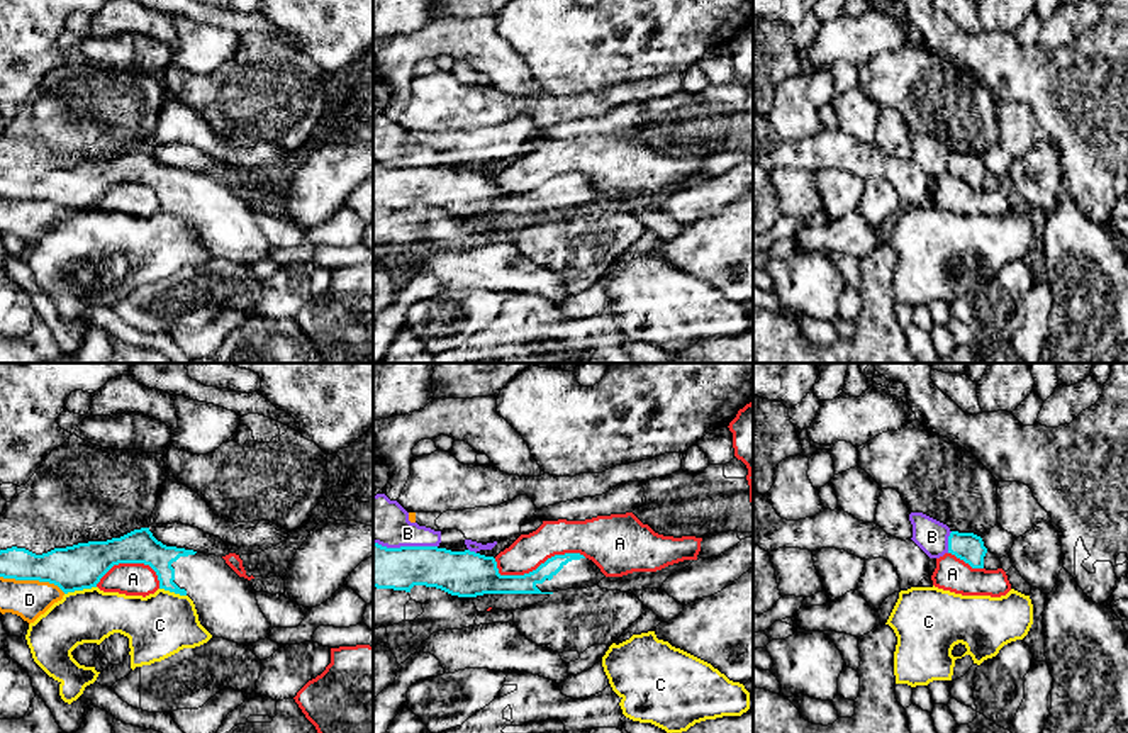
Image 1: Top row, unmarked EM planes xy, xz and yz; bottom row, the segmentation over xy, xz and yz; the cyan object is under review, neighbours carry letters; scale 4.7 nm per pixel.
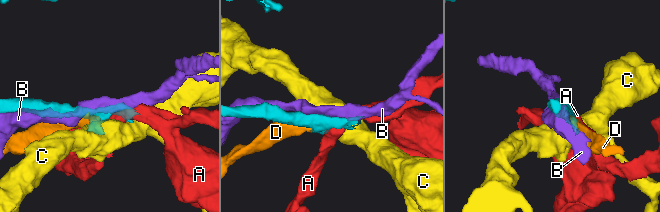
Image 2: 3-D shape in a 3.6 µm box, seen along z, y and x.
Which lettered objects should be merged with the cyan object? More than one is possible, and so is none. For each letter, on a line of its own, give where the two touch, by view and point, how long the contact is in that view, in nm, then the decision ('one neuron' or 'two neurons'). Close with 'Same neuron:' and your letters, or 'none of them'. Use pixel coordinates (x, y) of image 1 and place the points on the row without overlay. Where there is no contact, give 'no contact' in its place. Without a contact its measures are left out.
A: meets cyan in xz at (538, 187); contact 440 nm long; two neurons
B: meets cyan in xz at (406, 167); contact 300 nm long; two neurons
C: meets cyan in xy at (80, 209); contact 160 nm long; two neurons
D: meets cyan in xy at (33, 199); contact 320 nm long; two neurons
Same neuron: none of them

